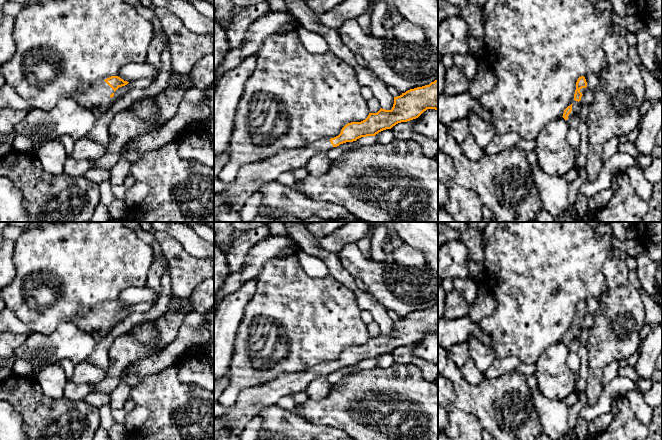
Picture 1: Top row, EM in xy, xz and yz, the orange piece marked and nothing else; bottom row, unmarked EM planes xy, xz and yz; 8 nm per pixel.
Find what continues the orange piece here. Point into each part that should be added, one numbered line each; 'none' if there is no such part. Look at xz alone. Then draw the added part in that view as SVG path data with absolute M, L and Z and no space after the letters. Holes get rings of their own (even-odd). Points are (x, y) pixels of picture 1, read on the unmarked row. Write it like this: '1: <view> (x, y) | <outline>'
1: xz (250, 401) | M322 363L304 371L283 374L270 382L243 389L236 402L219 416L234 434L240 434L245 424L264 408L277 404L283 397L305 392L307 385L319 376L326 376L333 369Z

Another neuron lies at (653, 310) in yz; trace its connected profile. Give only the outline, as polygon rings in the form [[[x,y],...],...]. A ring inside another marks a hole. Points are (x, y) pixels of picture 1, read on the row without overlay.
[[[644,290],[639,293],[645,310],[645,324],[652,326],[662,324],[662,303],[655,302]]]

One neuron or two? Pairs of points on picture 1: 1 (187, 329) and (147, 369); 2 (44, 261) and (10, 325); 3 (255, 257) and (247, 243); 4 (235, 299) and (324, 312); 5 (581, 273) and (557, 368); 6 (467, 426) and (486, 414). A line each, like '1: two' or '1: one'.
1: one
2: two
3: two
4: two
5: two
6: two

